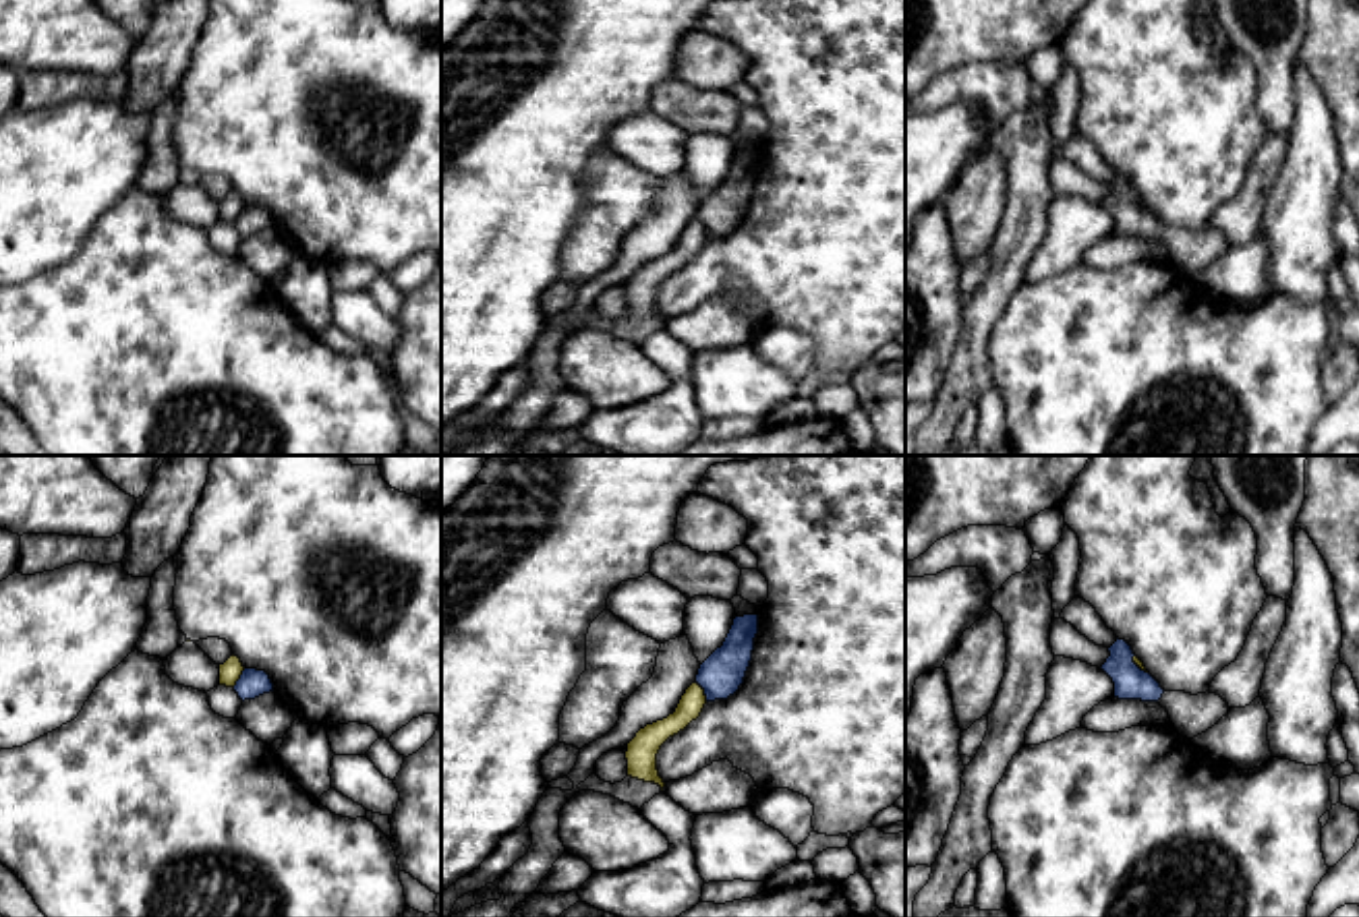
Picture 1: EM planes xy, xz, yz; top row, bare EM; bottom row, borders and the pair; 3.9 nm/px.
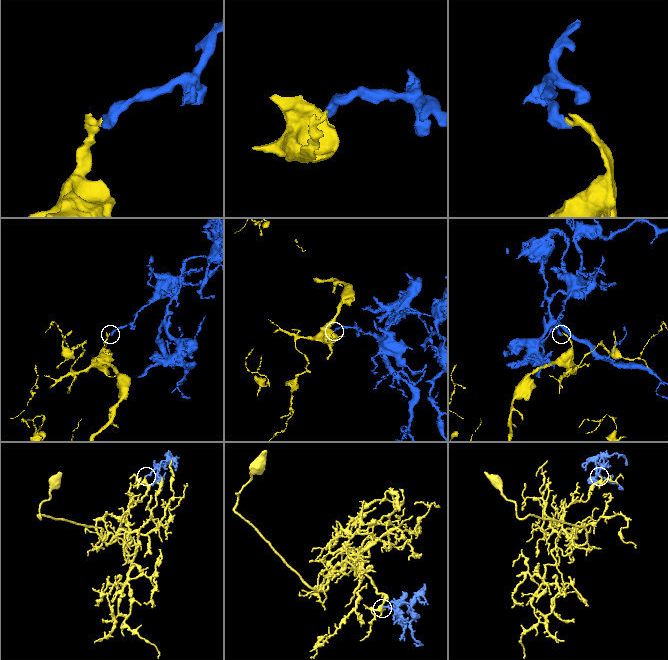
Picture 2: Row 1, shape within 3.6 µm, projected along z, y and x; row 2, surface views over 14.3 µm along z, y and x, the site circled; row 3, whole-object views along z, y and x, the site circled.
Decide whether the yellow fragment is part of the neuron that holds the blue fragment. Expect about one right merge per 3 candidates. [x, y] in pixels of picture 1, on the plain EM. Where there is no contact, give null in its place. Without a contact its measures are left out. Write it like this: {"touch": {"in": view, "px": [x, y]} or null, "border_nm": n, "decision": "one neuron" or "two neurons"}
{"touch": {"in": "xz", "px": [705, 228]}, "border_nm": 90, "decision": "two neurons"}

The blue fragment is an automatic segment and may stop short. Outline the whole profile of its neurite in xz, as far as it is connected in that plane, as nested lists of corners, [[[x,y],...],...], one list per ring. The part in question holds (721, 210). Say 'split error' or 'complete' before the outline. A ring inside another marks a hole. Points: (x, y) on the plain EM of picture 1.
complete; [[[758,151],[735,153],[723,182],[700,201],[696,219],[704,226],[706,238],[727,236],[740,226],[756,170]]]

